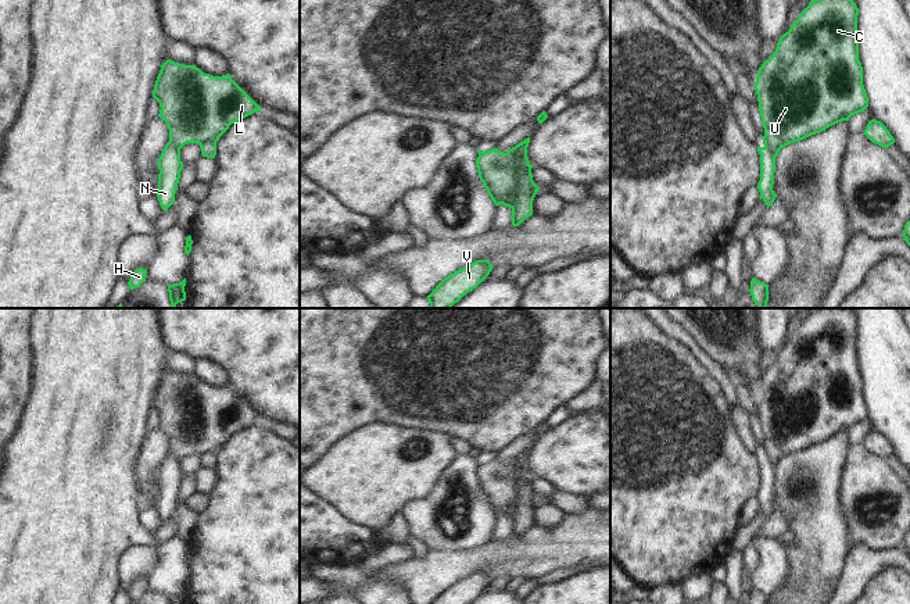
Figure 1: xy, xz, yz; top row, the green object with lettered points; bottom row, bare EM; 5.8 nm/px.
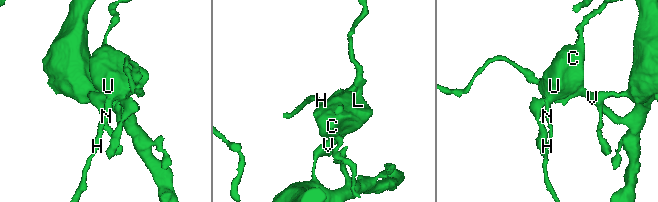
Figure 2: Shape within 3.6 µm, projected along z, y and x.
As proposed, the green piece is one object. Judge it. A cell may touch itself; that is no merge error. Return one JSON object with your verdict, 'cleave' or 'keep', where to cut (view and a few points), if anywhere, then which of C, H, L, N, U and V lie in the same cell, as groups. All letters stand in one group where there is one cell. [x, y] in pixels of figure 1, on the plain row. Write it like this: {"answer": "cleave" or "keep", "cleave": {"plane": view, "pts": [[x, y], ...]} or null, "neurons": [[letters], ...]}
{"answer": "cleave", "cleave": {"plane": "yz", "pts": [[763, 447], [774, 468]]}, "neurons": [["C", "L", "U", "V"], ["H", "N"]]}

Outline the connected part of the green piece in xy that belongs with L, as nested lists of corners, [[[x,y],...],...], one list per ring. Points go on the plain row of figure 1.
[[[166,371],[157,387],[153,408],[160,414],[160,425],[169,440],[169,453],[179,461],[187,454],[198,454],[203,468],[215,469],[216,453],[229,437],[261,418],[230,389],[212,387],[196,376]]]

